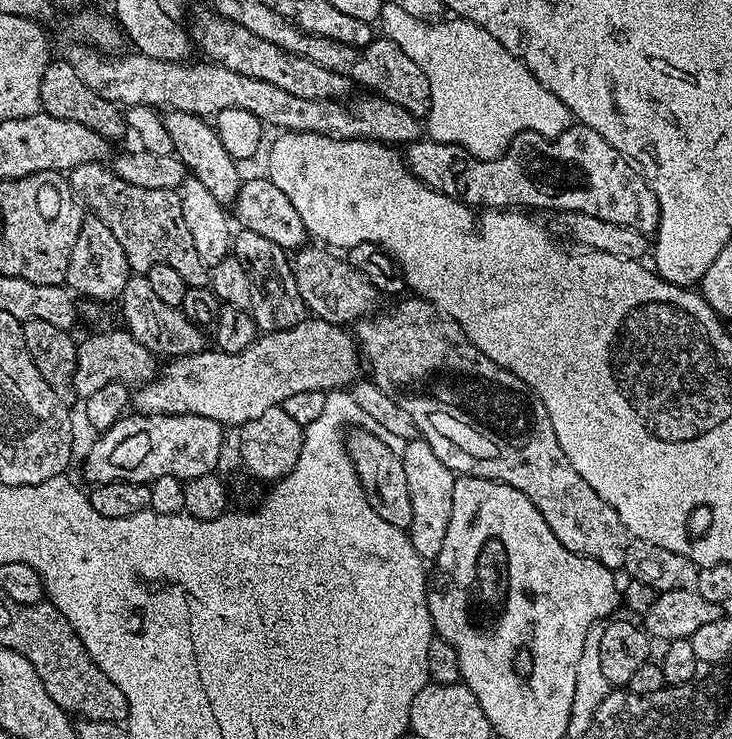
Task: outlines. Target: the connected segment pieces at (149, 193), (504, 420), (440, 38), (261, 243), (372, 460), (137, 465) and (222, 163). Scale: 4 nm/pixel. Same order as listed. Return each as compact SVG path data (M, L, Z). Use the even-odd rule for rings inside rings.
M100 162L73 168L67 173L67 178L81 205L110 226L133 273L147 274L154 266L170 266L178 270L188 286L202 288L209 283L210 268L200 261L198 250L194 250L194 238L190 230L186 230L186 218L182 218L179 191L130 186L130 182L122 182L122 178L112 173L111 167Z
M419 298L404 299L397 299L389 303L392 304L389 308L381 307L375 314L355 321L354 339L361 357L372 363L372 383L396 397L404 413L416 423L421 433L429 432L424 434L444 439L433 439L431 446L434 454L442 458L453 474L481 476L514 486L514 490L522 490L522 494L534 502L538 514L546 518L546 526L554 530L558 542L562 542L566 550L594 558L607 568L623 569L630 537L622 526L622 518L618 518L618 514L614 514L614 506L606 506L606 502L590 490L582 474L570 466L566 454L562 454L562 446L558 446L558 434L554 434L546 406L542 406L532 390L517 376L510 374L510 370L486 358L486 354L482 354L482 350L466 338L457 324L437 313L433 304Z
M385 2L378 21L379 27L384 27L383 35L393 40L402 50L402 54L414 61L422 74L426 74L426 82L430 82L430 110L426 117L426 132L431 139L462 146L469 157L477 160L493 160L508 149L508 143L519 132L537 132L554 138L569 128L568 107L550 89L542 86L517 56L506 51L498 38L469 20L444 19L440 18L435 22L419 20L406 14L402 6Z
M243 230L232 236L231 255L246 265L248 277L252 283L251 316L261 333L281 332L306 318L306 309L298 294L298 286L294 282L294 274L289 253L278 242L270 242L270 238L262 238L262 234L254 234Z
M360 428L357 432L349 431L346 436L348 453L354 462L354 470L358 474L358 482L362 482L362 490L366 494L366 502L390 526L398 526L407 530L410 526L412 511L410 510L410 486L406 482L404 457L399 451L392 452L387 439L379 440L375 431L367 432Z
M125 414L114 426L99 433L96 441L88 448L88 457L84 460L84 476L89 485L106 482L134 482L135 484L151 484L153 480L166 475L185 481L203 476L211 476L217 471L216 463L220 460L220 451L224 448L225 425L214 422L214 418L202 418L198 414Z
M168 110L163 113L162 119L166 134L170 136L174 155L181 160L191 175L198 178L198 182L202 182L202 186L206 186L206 190L210 190L210 194L214 194L214 198L218 198L220 204L231 205L242 183L241 165L226 152L215 127L205 117L189 112Z

